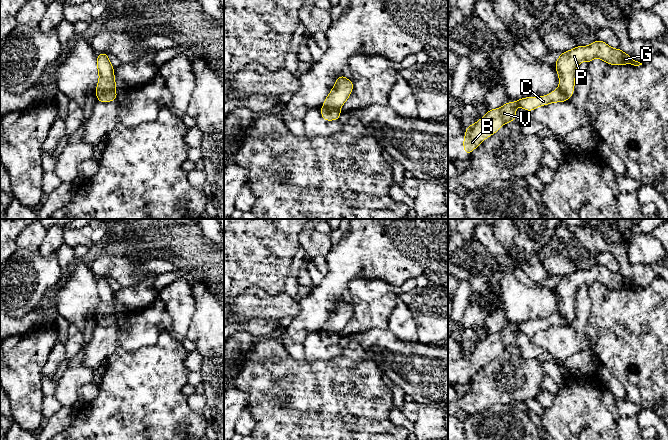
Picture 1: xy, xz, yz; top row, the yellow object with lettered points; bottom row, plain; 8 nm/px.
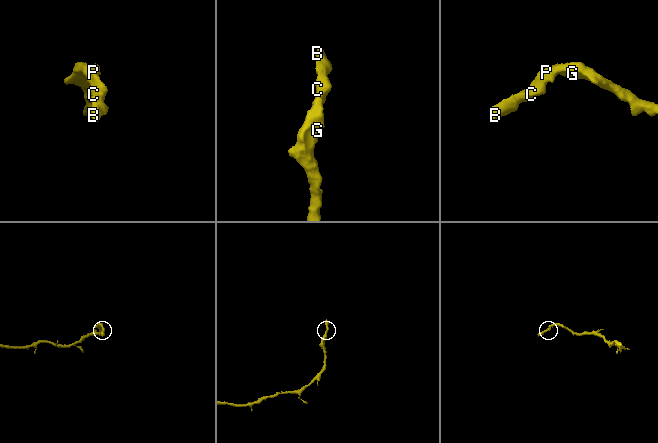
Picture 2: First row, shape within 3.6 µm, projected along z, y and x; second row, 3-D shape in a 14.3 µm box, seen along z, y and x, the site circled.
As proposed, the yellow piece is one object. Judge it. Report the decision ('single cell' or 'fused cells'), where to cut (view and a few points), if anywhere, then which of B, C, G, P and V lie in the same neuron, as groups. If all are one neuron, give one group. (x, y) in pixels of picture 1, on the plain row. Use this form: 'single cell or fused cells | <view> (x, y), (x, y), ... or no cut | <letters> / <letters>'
single cell | no cut | B C G P V

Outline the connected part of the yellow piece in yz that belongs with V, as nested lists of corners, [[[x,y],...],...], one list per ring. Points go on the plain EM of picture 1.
[[[596,264],[588,270],[577,270],[561,277],[555,288],[559,300],[559,312],[545,320],[522,322],[511,327],[507,326],[498,333],[490,333],[483,342],[465,352],[466,358],[463,365],[465,378],[469,379],[472,374],[476,373],[487,361],[496,357],[504,348],[516,344],[515,331],[517,329],[527,335],[533,335],[539,330],[565,326],[570,323],[573,319],[576,293],[579,287],[584,285],[589,288],[594,282],[600,282],[610,289],[642,289],[620,272],[613,273],[600,264]]]

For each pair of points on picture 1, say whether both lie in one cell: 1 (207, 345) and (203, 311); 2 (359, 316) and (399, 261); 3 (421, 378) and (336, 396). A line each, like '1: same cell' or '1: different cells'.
1: same cell
2: different cells
3: different cells

